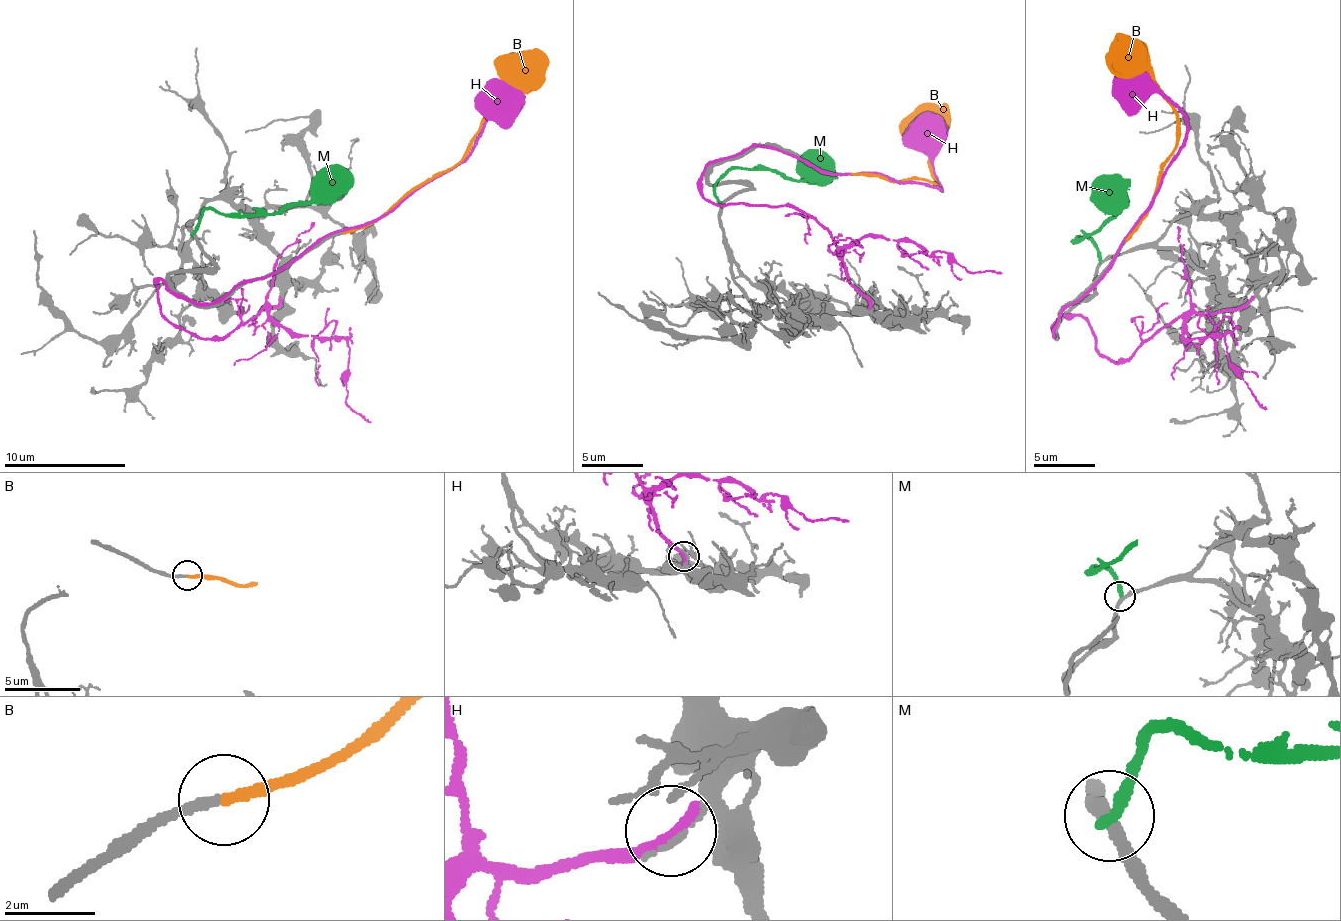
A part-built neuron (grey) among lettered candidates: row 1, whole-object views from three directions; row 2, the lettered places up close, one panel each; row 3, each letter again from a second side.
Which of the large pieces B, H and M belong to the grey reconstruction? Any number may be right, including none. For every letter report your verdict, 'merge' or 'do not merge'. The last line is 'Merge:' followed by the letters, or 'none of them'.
B: merge
H: do not merge
M: do not merge
Merge: B

